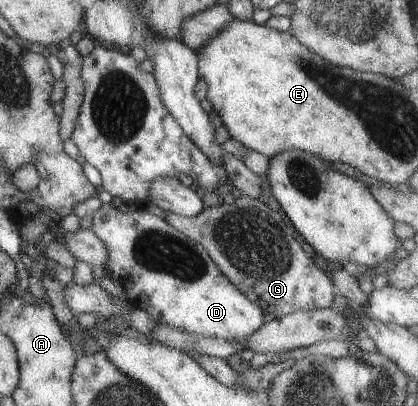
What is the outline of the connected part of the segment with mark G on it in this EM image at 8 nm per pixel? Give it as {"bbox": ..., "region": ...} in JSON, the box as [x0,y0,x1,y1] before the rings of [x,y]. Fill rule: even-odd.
{"bbox":[164,195,335,319],"region":[[[242,195],[232,204],[223,202],[217,207],[203,208],[203,212],[199,212],[197,216],[179,216],[166,211],[165,213],[164,221],[169,226],[201,244],[229,282],[251,302],[259,304],[265,313],[274,314],[275,319],[298,310],[326,309],[333,305],[335,294],[332,279],[305,253],[301,244],[295,239],[295,230],[291,228],[291,224],[265,203]]]}

